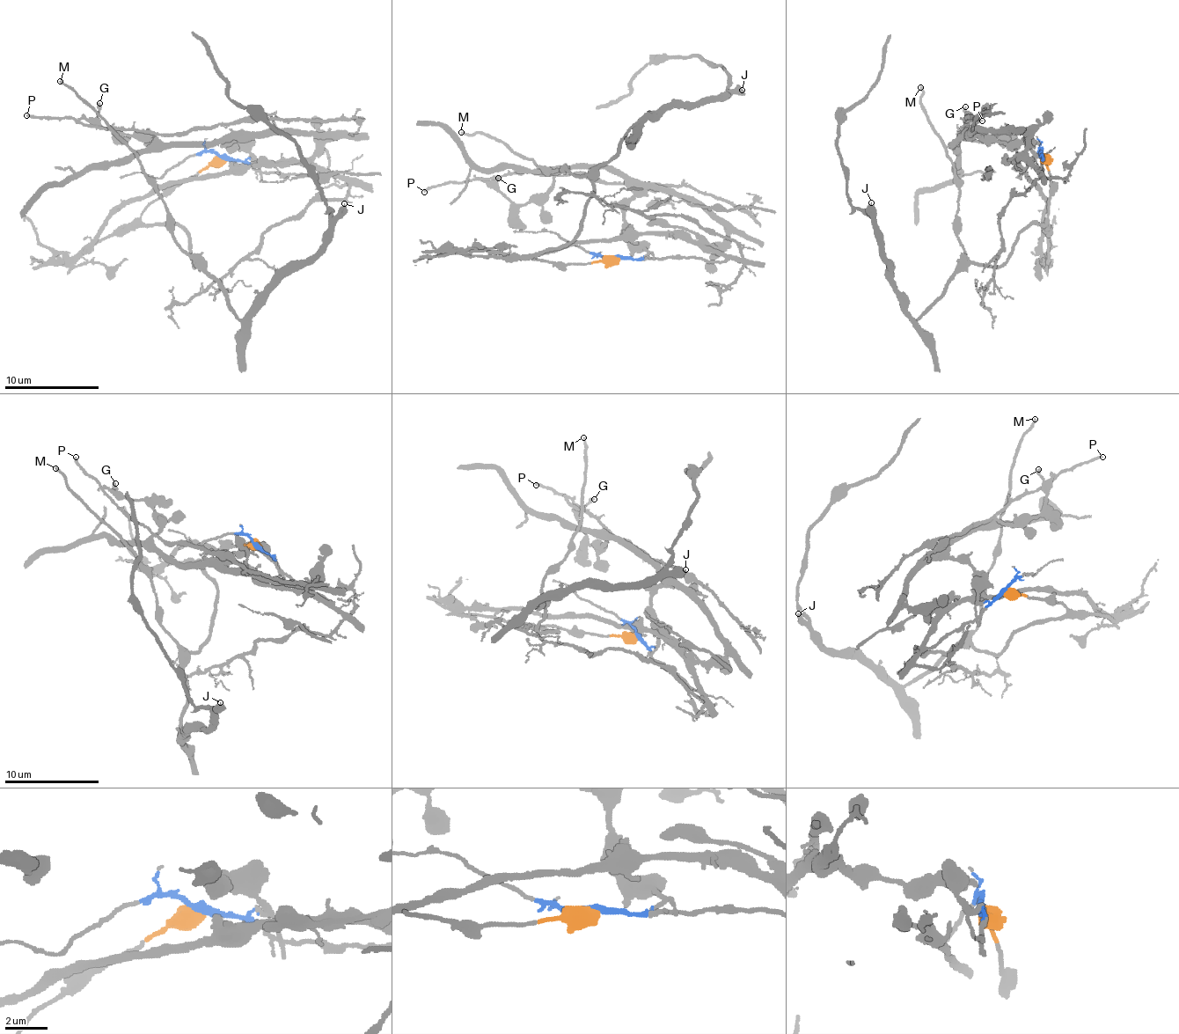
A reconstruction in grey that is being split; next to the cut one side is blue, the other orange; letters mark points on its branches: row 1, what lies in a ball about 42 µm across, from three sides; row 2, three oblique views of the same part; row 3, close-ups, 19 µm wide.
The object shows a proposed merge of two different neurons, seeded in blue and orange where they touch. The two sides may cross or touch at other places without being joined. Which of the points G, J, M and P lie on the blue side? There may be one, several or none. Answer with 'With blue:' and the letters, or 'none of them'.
With blue: G, P

